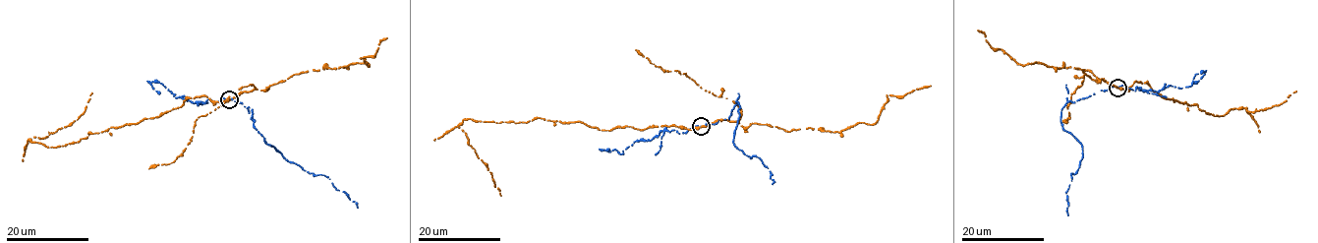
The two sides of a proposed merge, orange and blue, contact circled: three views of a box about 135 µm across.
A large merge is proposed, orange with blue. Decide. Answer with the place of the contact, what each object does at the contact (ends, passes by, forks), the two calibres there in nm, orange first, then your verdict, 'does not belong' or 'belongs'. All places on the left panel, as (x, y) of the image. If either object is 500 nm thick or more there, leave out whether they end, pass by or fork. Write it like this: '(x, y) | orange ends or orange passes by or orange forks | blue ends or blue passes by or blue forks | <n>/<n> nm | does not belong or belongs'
(229, 99) | orange passes by | blue ends | 280/70 nm | does not belong

